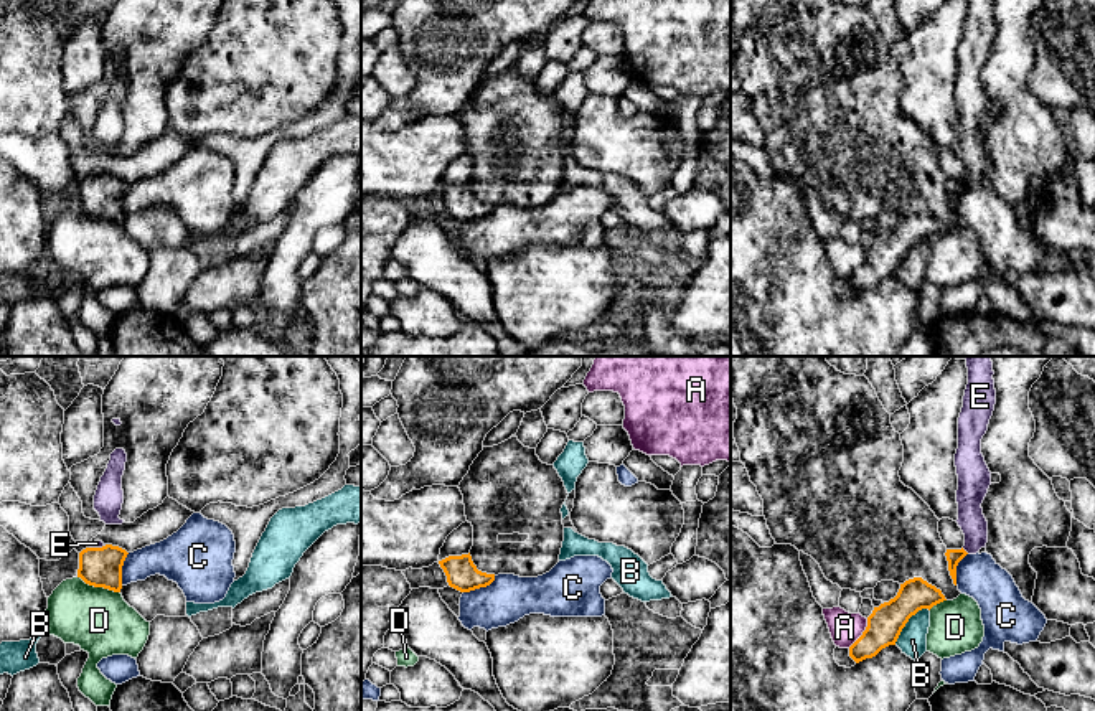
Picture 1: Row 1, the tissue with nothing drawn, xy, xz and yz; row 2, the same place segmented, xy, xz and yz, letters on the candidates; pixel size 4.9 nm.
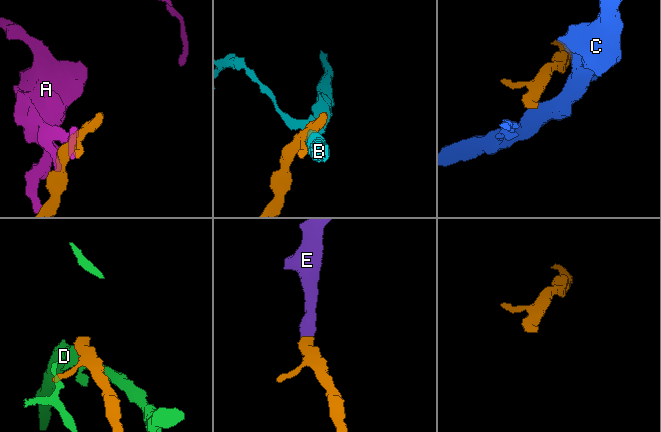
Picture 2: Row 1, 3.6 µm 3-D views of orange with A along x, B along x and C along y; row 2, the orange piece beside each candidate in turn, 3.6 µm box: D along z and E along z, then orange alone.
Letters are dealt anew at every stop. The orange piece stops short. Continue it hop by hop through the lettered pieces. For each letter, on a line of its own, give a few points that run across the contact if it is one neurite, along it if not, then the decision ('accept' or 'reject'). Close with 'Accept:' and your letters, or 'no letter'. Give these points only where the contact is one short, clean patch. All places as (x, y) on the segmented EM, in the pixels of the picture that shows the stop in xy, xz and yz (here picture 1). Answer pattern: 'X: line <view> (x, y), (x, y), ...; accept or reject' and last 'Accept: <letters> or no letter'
A: reject
B: reject
C: line xz (495, 576), (488, 584), (464, 593); reject
D: line xy (78, 576), (89, 584), (119, 593); reject
E: line yz (954, 556), (963, 550), (972, 541), (972, 520); accept
Accept: E

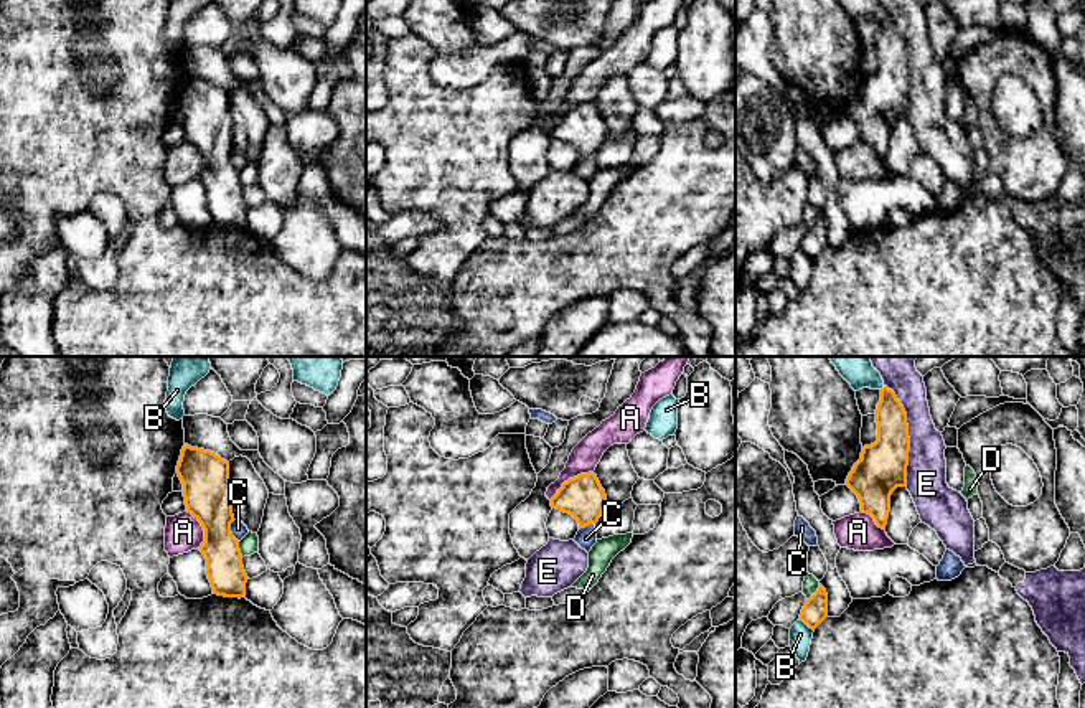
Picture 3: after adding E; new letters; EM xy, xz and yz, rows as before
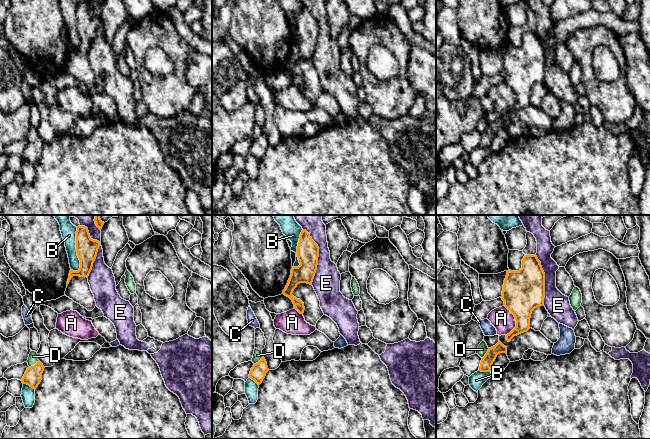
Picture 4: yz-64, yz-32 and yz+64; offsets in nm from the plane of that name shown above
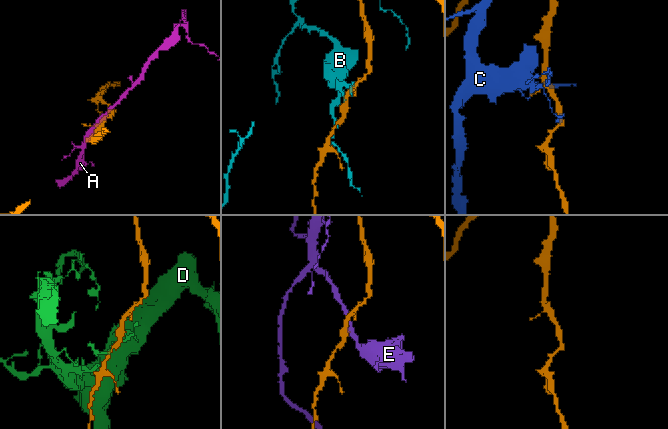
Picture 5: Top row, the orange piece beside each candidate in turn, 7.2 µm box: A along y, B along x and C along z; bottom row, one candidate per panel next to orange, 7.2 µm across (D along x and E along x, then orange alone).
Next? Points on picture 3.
A: line xz (592, 471), (569, 477), (549, 499); reject
B: reject
C: reject
D: reject
E: reject
Accept: no letter

